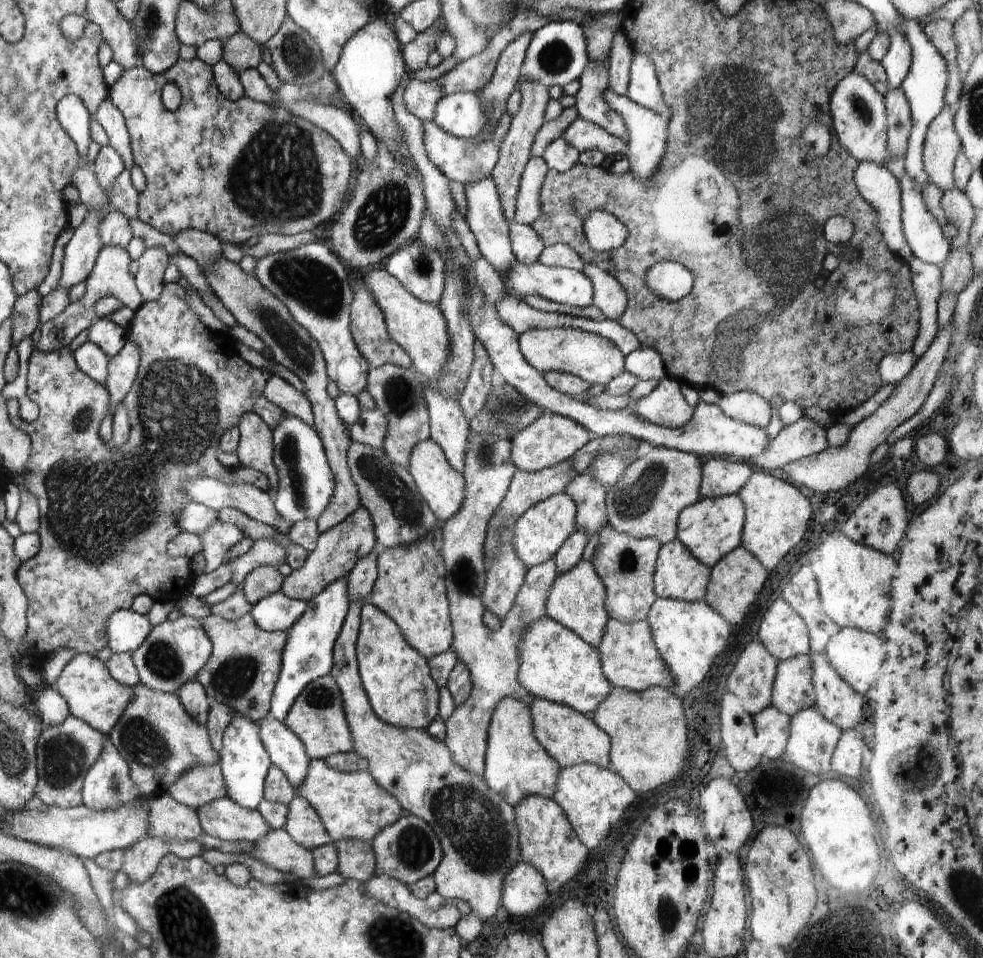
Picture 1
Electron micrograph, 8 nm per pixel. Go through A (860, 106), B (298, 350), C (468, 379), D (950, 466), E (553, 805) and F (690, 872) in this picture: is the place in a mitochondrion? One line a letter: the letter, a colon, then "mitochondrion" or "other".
A: mitochondrion
B: mitochondrion
C: other
D: other
E: other
F: other

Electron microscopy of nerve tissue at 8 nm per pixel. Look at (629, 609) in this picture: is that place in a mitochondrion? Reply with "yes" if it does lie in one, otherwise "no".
no

